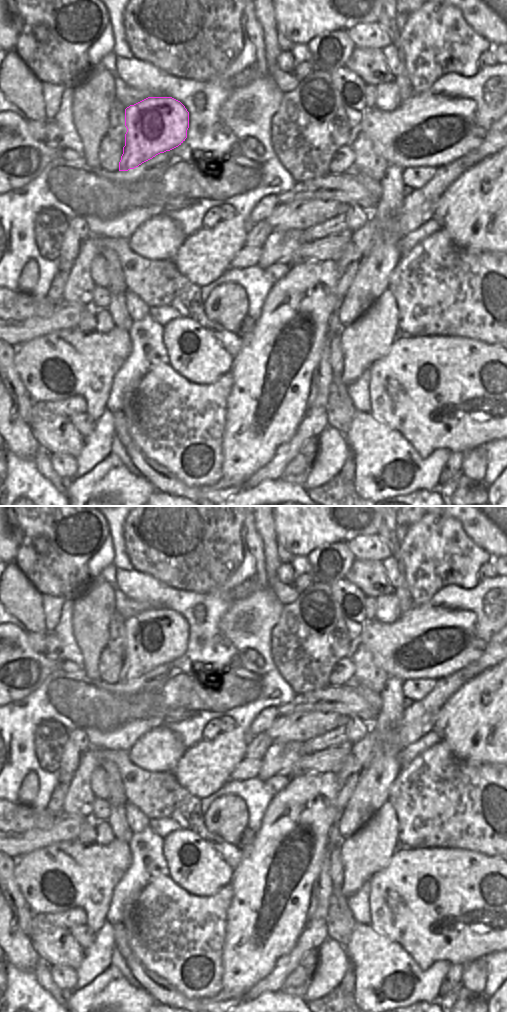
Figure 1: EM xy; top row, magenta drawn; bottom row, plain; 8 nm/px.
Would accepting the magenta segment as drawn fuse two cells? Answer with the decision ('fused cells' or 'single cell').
single cell

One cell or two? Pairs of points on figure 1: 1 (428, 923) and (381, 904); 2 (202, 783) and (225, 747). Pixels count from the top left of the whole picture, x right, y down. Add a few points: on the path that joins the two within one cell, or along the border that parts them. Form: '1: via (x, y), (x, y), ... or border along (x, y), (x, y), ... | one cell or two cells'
1: via (416, 911), (411, 906), (393, 904) | one cell
2: via (202, 774), (218, 756) | one cell

